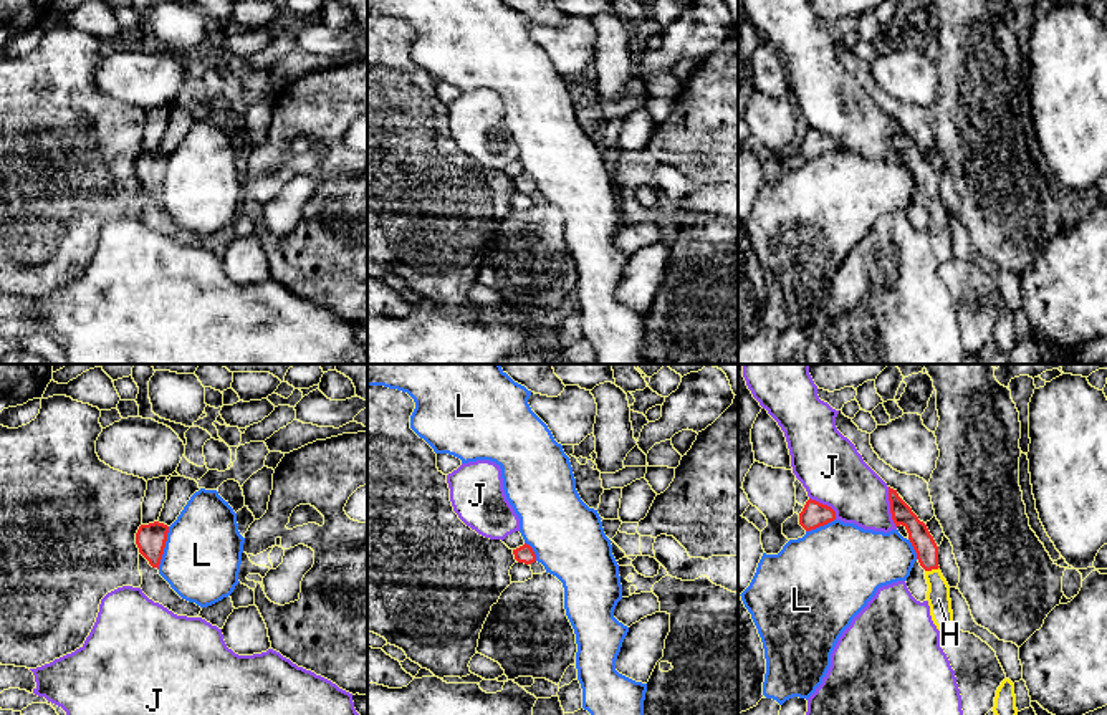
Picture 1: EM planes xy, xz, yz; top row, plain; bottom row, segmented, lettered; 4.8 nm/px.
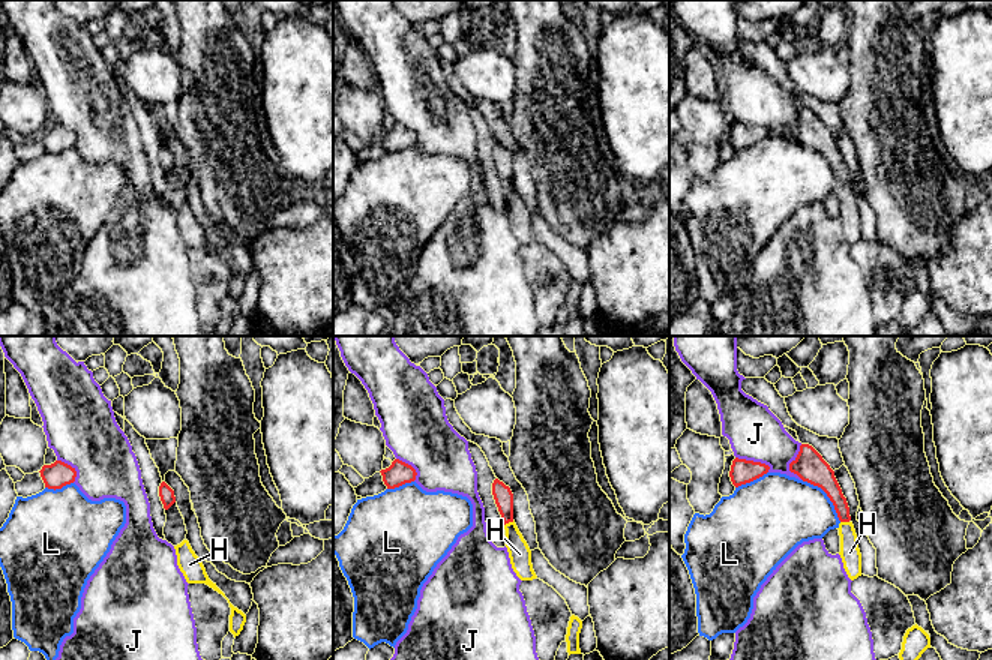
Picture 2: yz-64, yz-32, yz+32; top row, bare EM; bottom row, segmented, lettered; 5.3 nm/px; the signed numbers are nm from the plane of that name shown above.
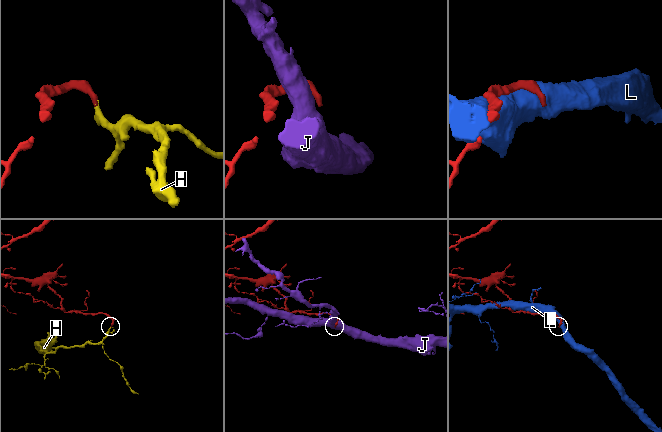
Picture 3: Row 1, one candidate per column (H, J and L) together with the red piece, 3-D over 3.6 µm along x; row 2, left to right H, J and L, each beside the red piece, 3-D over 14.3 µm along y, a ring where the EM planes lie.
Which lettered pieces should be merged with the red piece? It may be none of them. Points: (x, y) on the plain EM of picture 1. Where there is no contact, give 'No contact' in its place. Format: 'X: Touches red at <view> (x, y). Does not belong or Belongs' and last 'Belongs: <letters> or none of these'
H: Touches red at yz (932, 197). Belongs
J: Touches red at yz (891, 136). Does not belong
L: Touches red at xy (164, 176). Does not belong
Belongs: H

